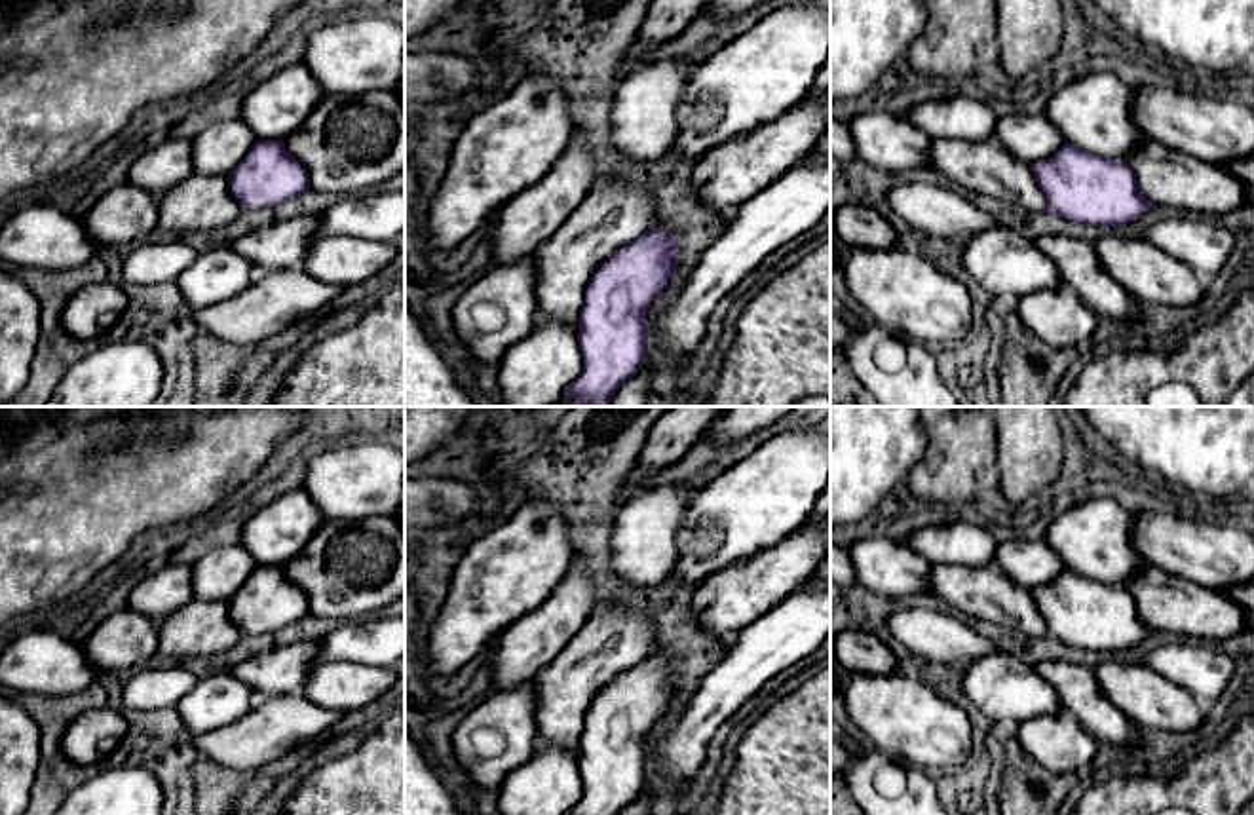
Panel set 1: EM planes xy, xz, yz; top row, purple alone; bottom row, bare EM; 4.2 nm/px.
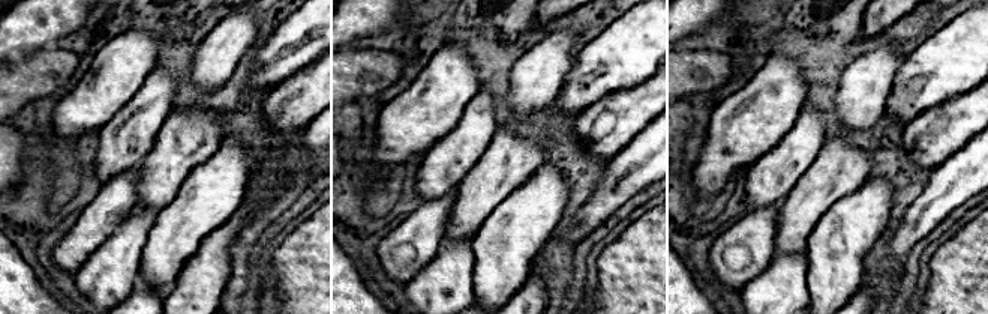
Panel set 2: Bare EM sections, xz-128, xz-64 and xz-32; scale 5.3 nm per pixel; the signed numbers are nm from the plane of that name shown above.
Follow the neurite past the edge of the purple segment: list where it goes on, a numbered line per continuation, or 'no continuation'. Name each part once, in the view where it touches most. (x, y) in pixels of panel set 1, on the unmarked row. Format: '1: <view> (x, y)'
no continuation

